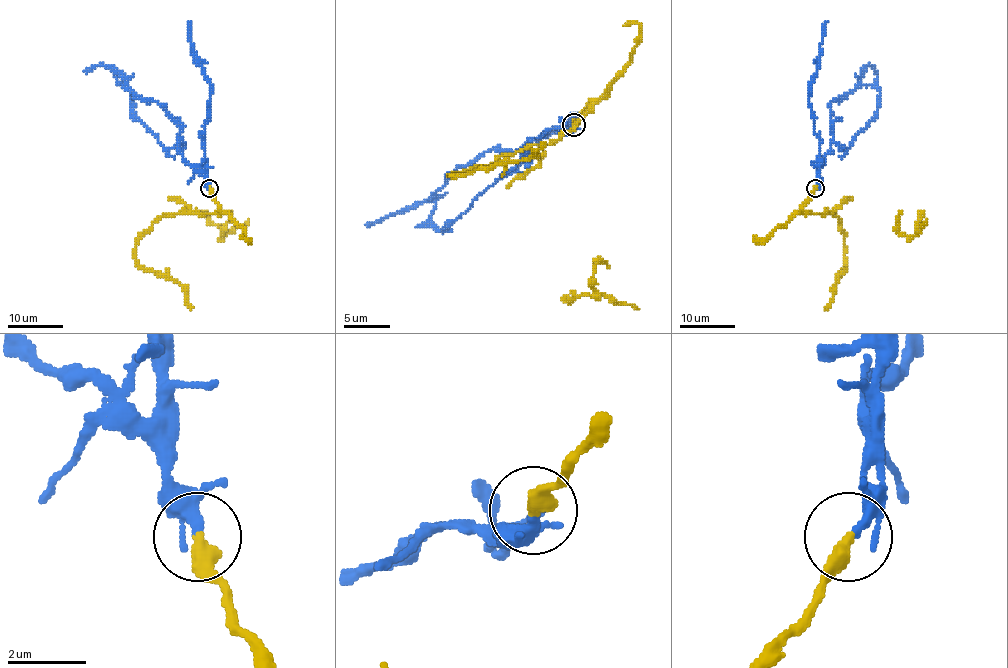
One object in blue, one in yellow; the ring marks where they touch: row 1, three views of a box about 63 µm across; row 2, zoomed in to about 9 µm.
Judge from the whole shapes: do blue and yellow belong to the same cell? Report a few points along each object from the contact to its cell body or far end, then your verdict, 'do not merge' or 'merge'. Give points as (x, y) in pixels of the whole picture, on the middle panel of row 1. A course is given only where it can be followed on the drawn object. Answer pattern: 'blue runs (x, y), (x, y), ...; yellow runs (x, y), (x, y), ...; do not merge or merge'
blue runs (573, 124), (532, 138), (522, 154), (490, 149), (461, 165), (436, 192), (431, 222), (442, 231), (516, 165); yellow runs (573, 124), (589, 101), (557, 140), (527, 144), (488, 165), (449, 174), (527, 160), (543, 142); do not merge

